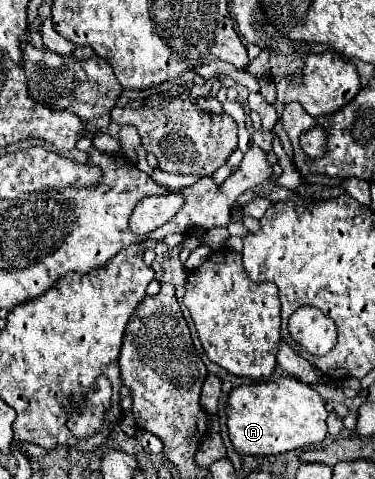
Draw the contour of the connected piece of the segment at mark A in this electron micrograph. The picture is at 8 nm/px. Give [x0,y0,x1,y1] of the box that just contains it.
[226,375,328,455]

